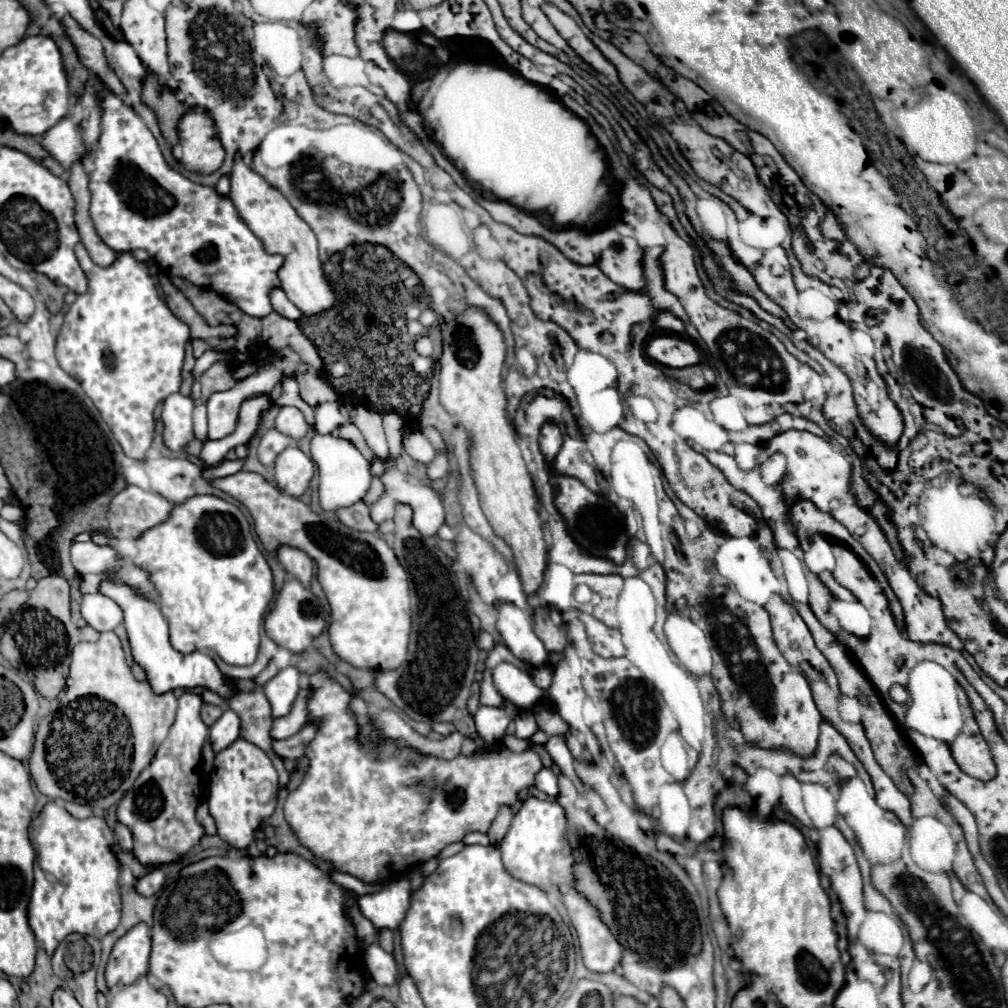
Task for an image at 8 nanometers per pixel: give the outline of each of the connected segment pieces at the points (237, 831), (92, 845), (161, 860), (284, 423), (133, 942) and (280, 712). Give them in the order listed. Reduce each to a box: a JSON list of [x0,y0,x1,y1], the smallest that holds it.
[[208,739,278,849],[28,803,120,955],[118,693,208,865],[274,407,310,441],[106,923,150,989],[264,667,300,717]]

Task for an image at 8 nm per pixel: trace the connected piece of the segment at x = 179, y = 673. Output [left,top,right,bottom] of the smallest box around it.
[98,577,238,699]

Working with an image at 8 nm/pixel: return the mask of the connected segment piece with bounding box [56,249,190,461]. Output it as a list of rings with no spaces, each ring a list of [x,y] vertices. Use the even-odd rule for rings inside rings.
[[[76,249],[76,257],[88,277],[88,289],[86,293],[78,295],[78,299],[66,311],[64,325],[56,339],[56,357],[60,367],[70,377],[74,377],[82,385],[84,393],[92,399],[124,453],[130,459],[144,461],[156,433],[154,407],[168,395],[180,391],[186,353],[184,341],[188,343],[190,329],[186,323],[176,319],[160,299],[148,267],[144,263],[138,263],[128,251],[118,253],[116,261],[110,267],[94,265],[86,249]]]

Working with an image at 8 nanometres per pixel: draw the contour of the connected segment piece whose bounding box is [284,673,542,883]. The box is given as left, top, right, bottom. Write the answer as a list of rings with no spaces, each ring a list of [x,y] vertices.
[[[326,673],[312,675],[310,689],[314,691],[308,701],[310,713],[312,701],[316,701],[315,717],[310,717],[310,721],[322,719],[324,725],[316,733],[314,741],[308,743],[306,755],[310,757],[310,767],[302,785],[288,795],[284,803],[284,815],[300,843],[306,845],[316,857],[332,861],[338,871],[350,873],[366,883],[402,877],[392,875],[392,869],[408,871],[410,867],[436,857],[446,845],[462,841],[462,837],[470,831],[486,833],[498,813],[498,807],[511,806],[517,802],[518,793],[522,789],[534,787],[536,773],[542,769],[542,761],[534,751],[512,753],[500,743],[488,753],[476,753],[472,757],[458,755],[446,763],[420,757],[412,749],[398,743],[378,743],[376,747],[372,743],[360,745],[356,741],[356,721],[348,713],[350,691],[332,681]]]

